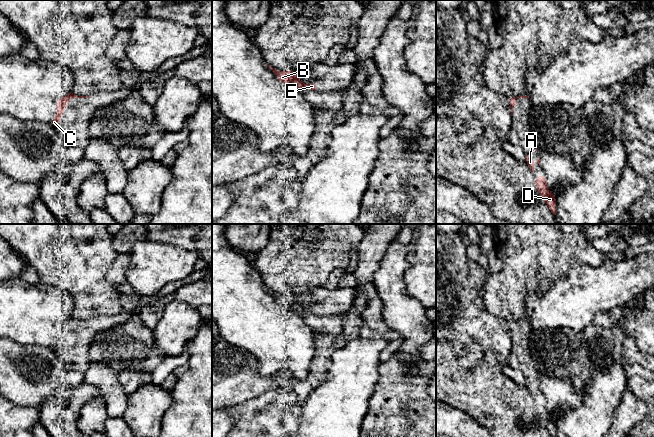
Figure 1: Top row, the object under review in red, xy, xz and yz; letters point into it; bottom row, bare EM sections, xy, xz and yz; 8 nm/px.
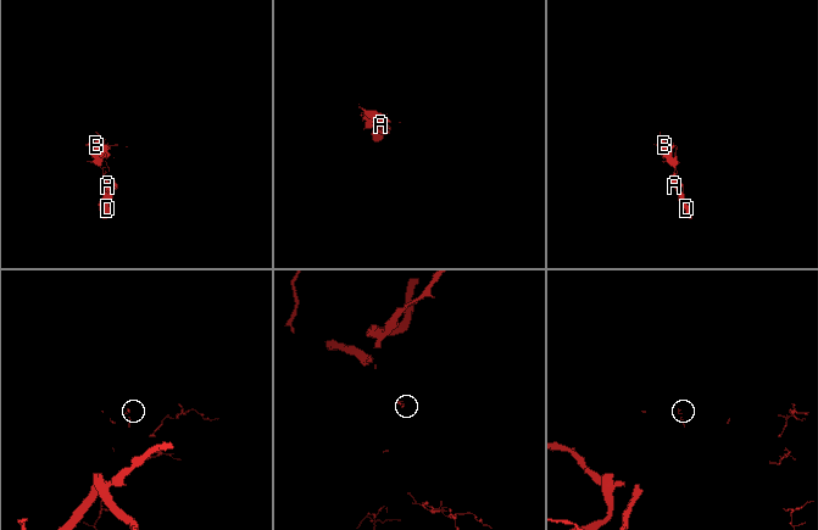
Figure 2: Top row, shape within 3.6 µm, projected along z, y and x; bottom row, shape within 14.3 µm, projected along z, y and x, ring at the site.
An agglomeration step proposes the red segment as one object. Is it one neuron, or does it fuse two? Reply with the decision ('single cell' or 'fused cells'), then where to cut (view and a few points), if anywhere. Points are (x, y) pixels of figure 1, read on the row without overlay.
single cell; no cut

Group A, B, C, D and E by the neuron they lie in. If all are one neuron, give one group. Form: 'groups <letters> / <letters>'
groups A B C D E

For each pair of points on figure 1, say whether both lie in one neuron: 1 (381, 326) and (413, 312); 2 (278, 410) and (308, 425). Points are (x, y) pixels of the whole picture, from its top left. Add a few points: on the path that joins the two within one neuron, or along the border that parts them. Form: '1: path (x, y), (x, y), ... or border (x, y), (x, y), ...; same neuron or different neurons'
1: border (381, 301), (382, 318), (390, 329); different neurons
2: border (302, 406), (298, 413); different neurons

